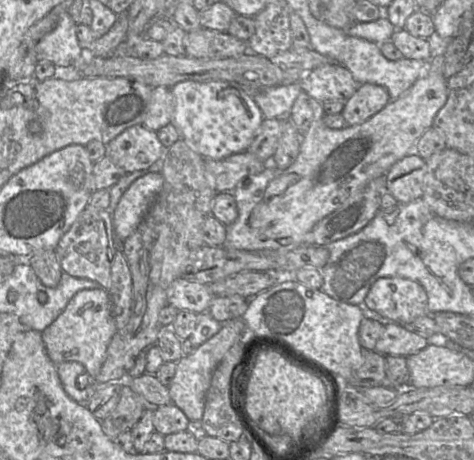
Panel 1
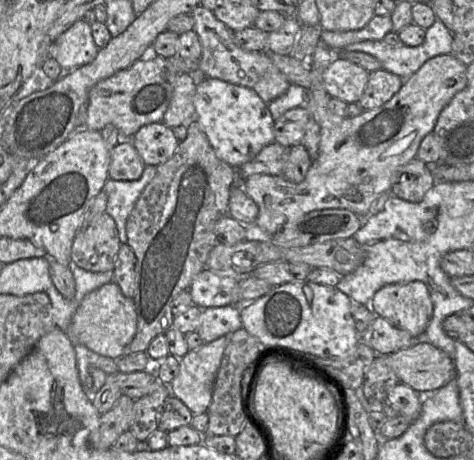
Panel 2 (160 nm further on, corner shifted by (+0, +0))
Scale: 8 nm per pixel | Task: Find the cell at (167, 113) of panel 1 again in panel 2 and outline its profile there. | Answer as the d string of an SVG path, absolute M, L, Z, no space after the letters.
M180 74L175 82L172 97L164 113L162 123L172 128L194 119L194 95L199 74Z

